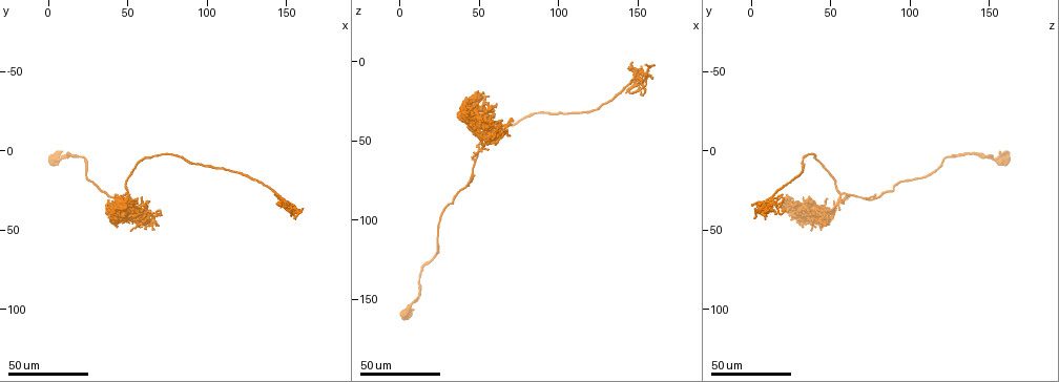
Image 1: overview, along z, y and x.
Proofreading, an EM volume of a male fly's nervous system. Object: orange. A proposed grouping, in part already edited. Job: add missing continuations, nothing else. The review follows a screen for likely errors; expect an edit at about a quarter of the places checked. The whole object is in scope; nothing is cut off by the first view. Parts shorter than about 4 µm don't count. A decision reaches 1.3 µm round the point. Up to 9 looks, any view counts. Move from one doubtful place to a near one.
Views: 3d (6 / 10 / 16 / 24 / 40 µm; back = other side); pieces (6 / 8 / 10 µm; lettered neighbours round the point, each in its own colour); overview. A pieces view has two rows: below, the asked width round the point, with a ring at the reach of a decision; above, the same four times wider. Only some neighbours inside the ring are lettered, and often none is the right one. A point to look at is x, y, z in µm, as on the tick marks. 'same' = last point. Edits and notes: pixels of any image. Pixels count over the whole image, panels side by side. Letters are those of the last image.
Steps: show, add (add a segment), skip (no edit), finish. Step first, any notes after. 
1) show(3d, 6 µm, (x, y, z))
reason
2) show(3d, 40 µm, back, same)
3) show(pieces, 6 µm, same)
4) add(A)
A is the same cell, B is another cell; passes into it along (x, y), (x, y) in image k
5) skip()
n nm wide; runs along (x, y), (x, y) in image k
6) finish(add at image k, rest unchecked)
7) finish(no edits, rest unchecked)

show(3d, 40 µm, (64, 38, 37))
an open end

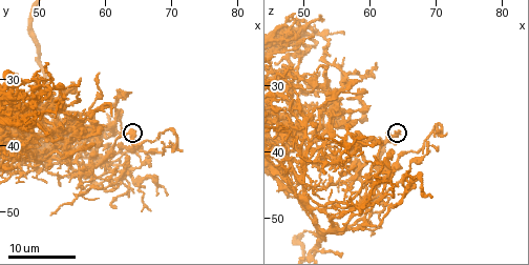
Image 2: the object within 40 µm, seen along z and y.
show(pieces, 10 µm, (64.0, 39.0, 37.0))
what lies round it

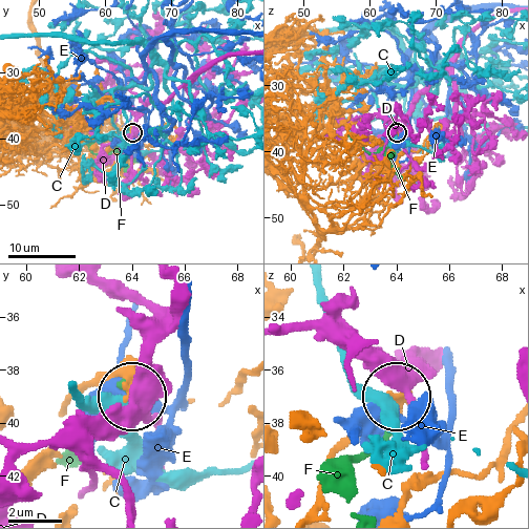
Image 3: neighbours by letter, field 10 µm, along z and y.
skip()
C, D, E and F are other cells; no lettered segment goes on from it

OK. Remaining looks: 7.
show(3d, 40 µm, (146, 34, 1))
an open end

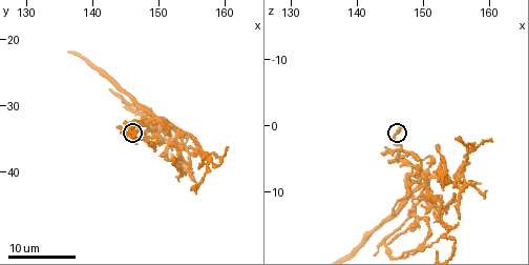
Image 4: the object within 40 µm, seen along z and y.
show(pieces, 6 µm, (146.5, 34.5, 0.0))
what lies round it

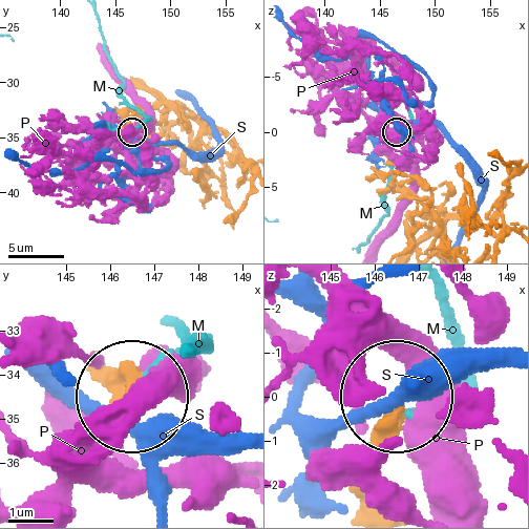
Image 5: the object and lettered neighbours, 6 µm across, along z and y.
skip()
M, P and S are other cells; no lettered segment goes on from it

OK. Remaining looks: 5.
show(3d, 24 µm, (144.0, 33.0, 4.0))
an open end

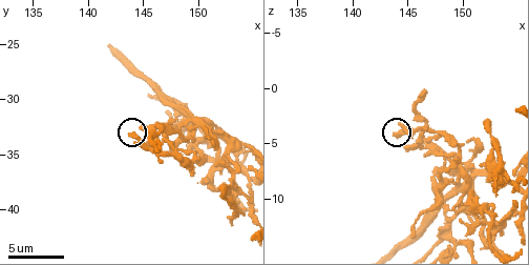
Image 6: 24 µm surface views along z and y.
show(pieces, 10 µm, (144.0, 33.2, 4.2))
what lies round it

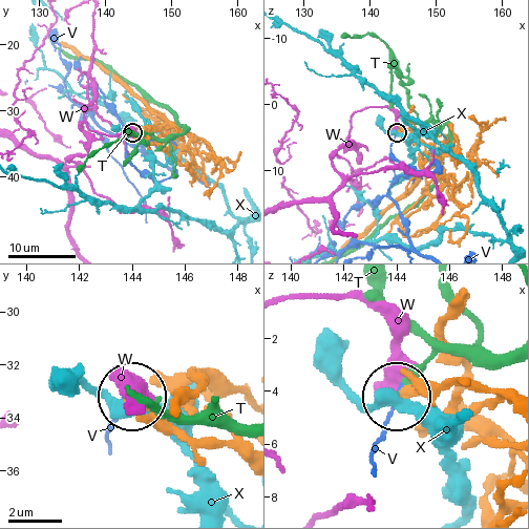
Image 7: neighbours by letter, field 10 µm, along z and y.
skip()
320 nm wide; T, V, W and X are other cells; no lettered segment goes on from it

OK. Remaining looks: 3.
show(3d, 24 µm, (145.0, 30.0, 18.0))
branch stops here

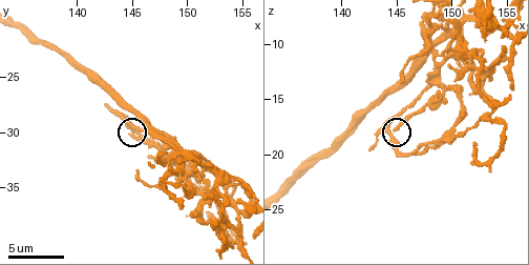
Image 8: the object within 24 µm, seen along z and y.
show(pieces, 10 µm, (145.0, 30.4, 17.8))

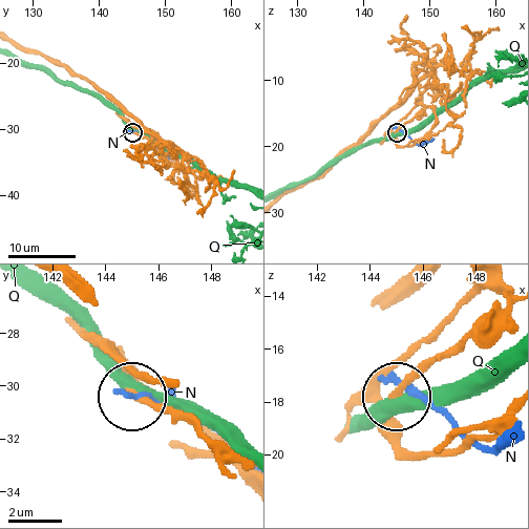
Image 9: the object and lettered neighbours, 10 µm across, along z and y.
skip()
190 nm wide; N and Q are other cells; runs along (207, 436), (134, 395) in image 9; no lettered segment goes on from it

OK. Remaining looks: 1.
finish(no edits, rest unchecked)

